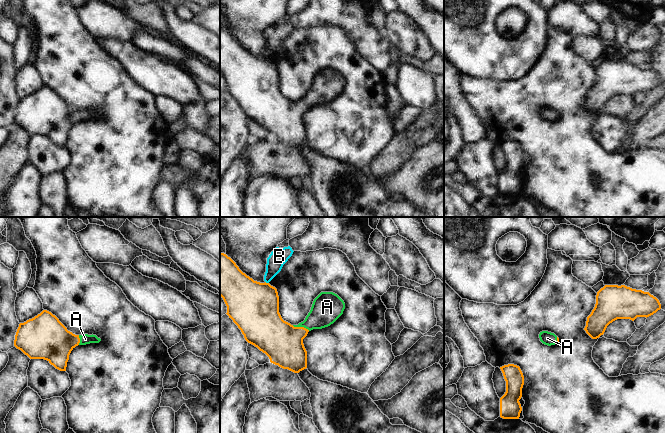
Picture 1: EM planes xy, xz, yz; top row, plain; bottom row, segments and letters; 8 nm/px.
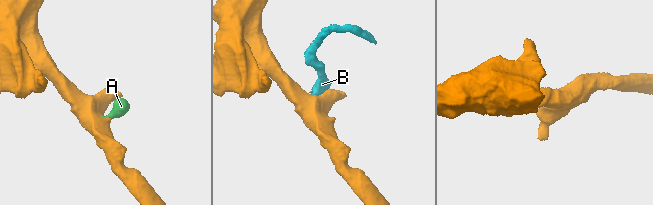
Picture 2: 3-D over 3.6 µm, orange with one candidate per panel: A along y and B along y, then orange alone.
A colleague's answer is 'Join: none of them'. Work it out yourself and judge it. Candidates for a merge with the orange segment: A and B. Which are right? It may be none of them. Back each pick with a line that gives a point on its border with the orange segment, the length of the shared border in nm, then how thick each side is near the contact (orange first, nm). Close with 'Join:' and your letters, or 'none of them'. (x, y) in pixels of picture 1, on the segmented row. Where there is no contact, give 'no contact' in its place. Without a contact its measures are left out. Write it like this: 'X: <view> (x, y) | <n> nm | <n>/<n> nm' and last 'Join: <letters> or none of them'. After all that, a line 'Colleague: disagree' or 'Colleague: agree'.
A: xz (301, 327) | 150 nm | 320/240 nm
Join: A
Colleague: disagree

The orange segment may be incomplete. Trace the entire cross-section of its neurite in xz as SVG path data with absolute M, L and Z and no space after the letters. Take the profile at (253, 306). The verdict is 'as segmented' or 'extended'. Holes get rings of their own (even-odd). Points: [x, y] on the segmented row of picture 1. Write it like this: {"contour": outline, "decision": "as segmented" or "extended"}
{"contour": "M220 253L220 296L227 306L227 315L244 335L245 340L265 353L270 362L294 373L307 368L307 351L303 339L313 329L333 324L345 309L344 301L333 292L321 292L313 301L305 320L298 325L284 321L279 313L277 289L269 283L260 283L243 273L236 263Z", "decision": "extended"}

